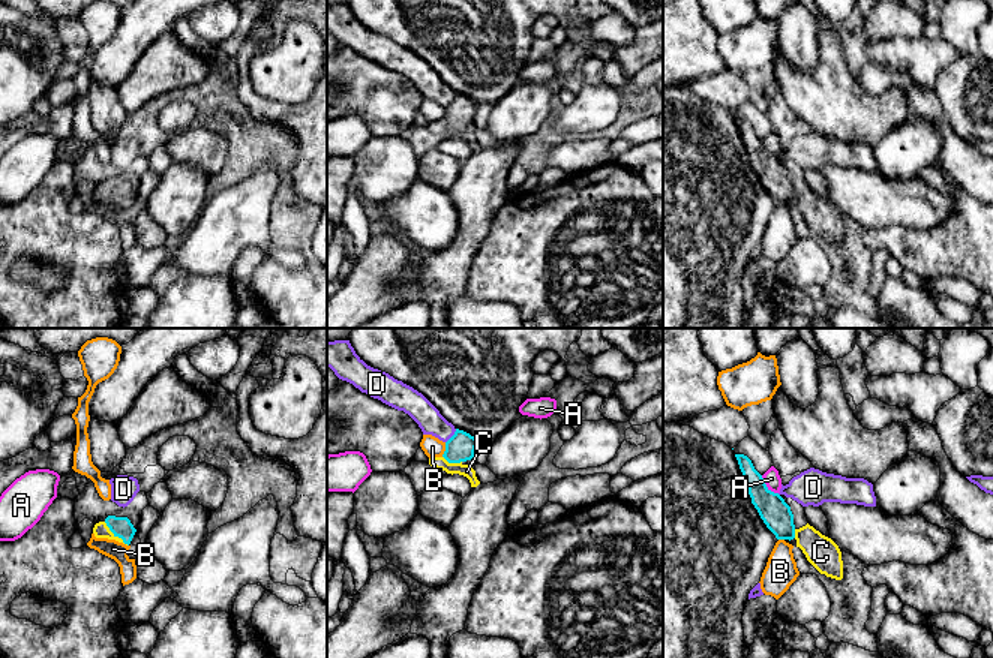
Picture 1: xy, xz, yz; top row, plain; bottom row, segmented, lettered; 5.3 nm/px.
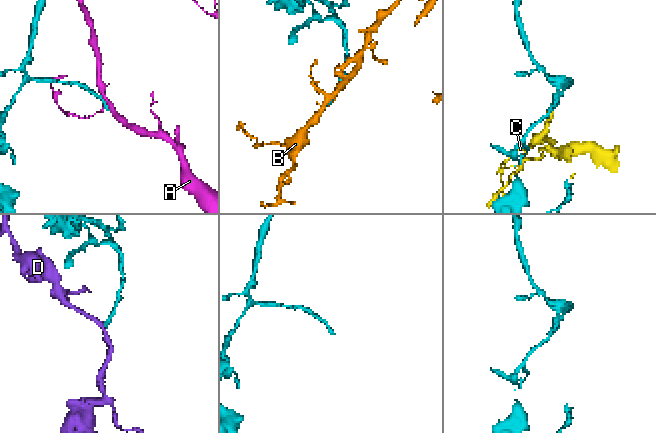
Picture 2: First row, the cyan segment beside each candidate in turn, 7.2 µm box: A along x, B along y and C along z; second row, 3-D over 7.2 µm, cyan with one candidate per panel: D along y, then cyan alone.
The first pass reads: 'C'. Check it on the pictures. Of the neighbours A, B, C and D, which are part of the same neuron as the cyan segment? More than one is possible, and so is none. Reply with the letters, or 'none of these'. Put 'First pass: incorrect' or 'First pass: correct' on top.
First pass: correct
C

